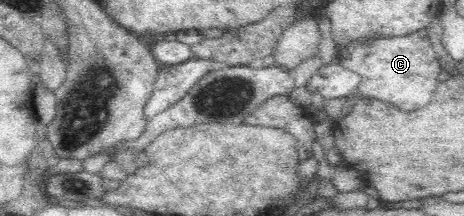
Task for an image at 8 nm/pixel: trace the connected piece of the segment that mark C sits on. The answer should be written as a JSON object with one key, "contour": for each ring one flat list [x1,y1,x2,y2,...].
{"contour":[[423,28,404,36,379,36,368,42,352,41,337,48,335,60,361,76,357,91,363,98,389,101,403,111,415,111,431,101,435,85,440,82,437,77,442,68,436,55,429,33]]}

